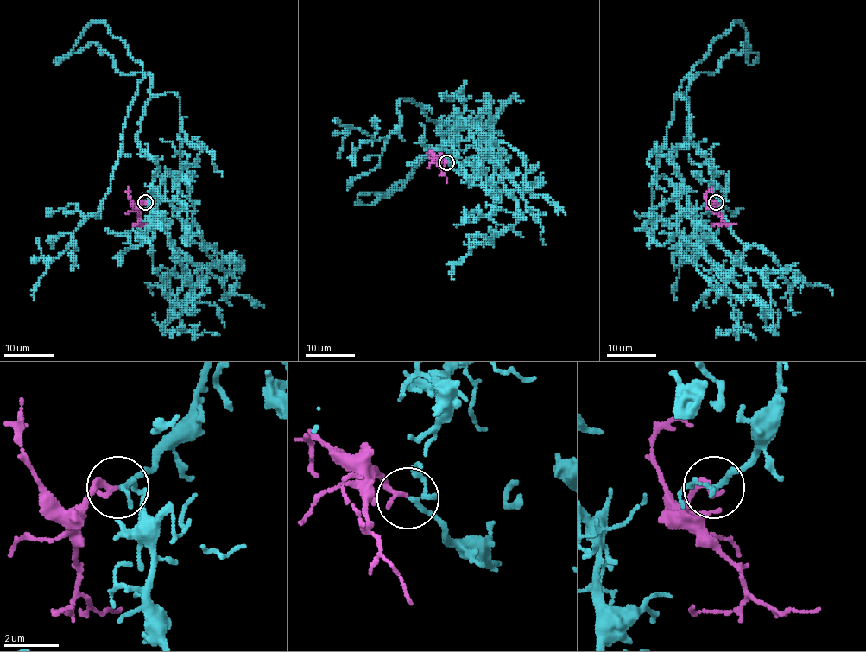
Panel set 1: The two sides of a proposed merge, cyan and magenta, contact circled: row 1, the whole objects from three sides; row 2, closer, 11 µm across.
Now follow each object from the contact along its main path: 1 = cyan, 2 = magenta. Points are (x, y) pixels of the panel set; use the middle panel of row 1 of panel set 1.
1: (447, 162), (472, 174), (487, 136), (454, 131), (363, 204), (445, 134), (411, 99), (379, 140), (334, 123)
2: (447, 162), (439, 160), (439, 167), (447, 182)

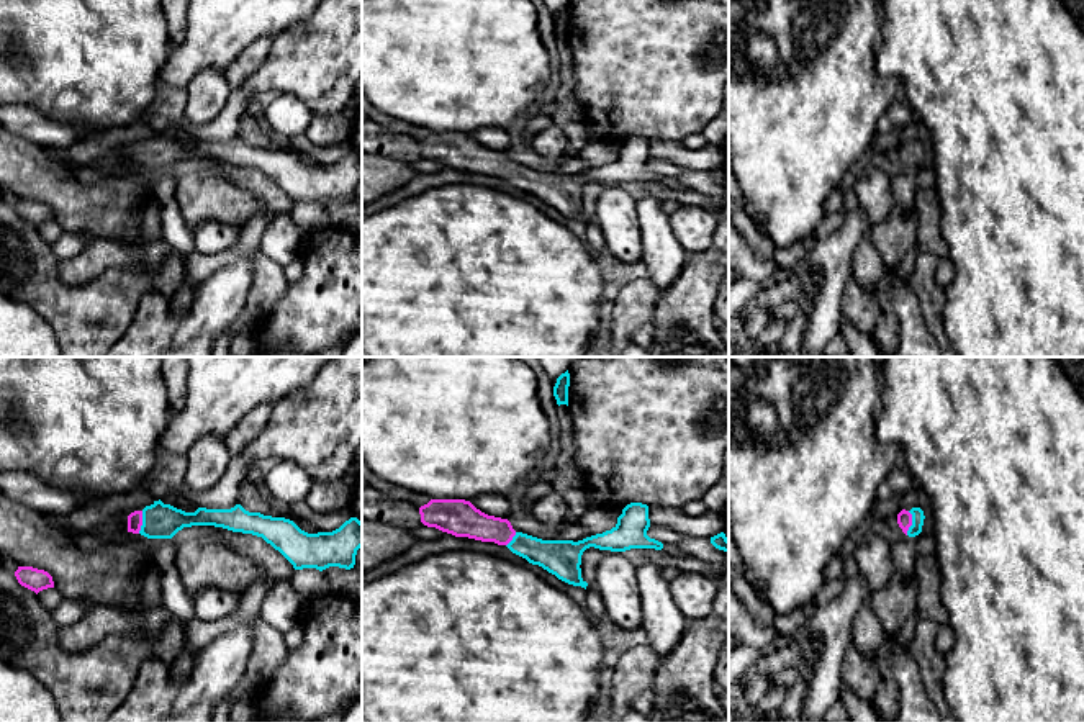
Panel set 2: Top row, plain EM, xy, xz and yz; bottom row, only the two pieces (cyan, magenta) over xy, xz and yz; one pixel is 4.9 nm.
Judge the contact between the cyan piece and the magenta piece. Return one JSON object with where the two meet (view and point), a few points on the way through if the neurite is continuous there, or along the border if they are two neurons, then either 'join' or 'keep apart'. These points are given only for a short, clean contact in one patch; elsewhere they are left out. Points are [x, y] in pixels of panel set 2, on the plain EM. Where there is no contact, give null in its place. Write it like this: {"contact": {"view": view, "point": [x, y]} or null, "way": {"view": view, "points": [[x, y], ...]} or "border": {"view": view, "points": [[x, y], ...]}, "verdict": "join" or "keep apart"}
{"contact": {"view": "yz", "point": [912, 156]}, "way": {"view": "yz", "points": [[917, 148], [912, 156], [904, 151]]}, "verdict": "join"}

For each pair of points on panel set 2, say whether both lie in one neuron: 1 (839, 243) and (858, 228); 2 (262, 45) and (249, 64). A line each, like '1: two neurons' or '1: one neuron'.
1: one neuron
2: one neuron

